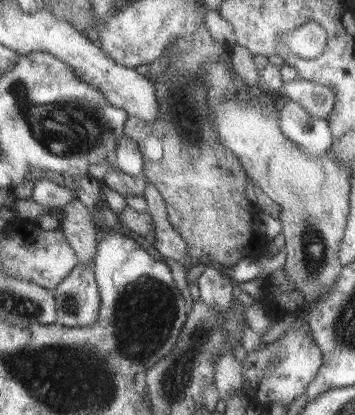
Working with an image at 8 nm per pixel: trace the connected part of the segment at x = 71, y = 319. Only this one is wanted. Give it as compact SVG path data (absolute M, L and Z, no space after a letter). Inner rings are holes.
M76 265L54 290L58 318L56 325L72 327L92 326L98 320L101 296L93 266Z

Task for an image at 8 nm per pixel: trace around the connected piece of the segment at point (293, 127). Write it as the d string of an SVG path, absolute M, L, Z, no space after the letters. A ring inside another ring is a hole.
M282 98L277 103L276 120L284 136L304 148L304 154L320 156L331 152L334 140L327 119L312 117L301 104Z

